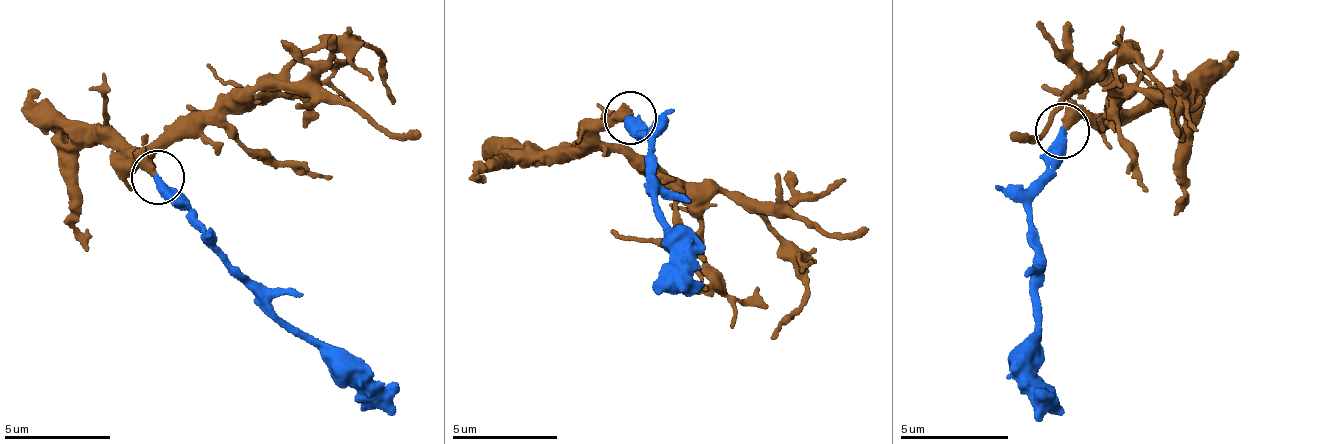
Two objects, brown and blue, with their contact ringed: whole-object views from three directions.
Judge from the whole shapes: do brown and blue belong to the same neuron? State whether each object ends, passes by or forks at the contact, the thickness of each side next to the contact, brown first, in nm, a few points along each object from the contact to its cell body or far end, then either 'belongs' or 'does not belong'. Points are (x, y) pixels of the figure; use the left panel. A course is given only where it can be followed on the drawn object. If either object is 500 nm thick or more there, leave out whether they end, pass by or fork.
brown ends there; blue ends there; 440 nm thick on the brown side, 440 nm on the other; brown runs (153, 176), (136, 161), (265, 89), (318, 47), (378, 52), (395, 103); blue runs (158, 176), (215, 256), (277, 324), (396, 416); belongs

